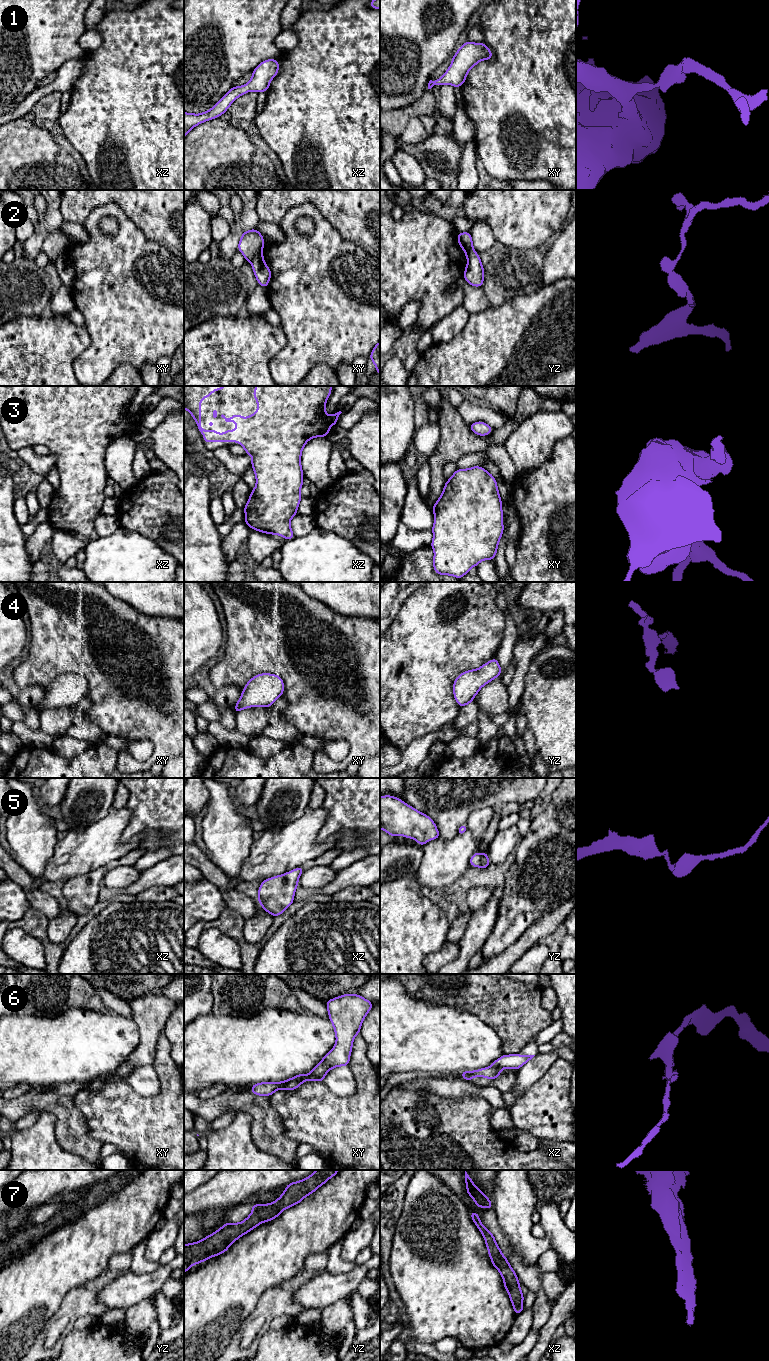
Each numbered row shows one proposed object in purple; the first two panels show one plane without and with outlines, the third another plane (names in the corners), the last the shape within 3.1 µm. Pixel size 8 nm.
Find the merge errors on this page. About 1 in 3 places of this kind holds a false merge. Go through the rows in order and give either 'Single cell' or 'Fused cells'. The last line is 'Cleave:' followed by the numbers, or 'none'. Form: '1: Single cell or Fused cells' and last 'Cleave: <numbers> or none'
1: Single cell
2: Fused cells
3: Single cell
4: Single cell
5: Single cell
6: Fused cells
7: Single cell
Cleave: 2, 6

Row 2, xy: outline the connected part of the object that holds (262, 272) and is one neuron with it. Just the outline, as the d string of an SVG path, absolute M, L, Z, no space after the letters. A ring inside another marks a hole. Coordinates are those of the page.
M259 252L257 256L251 261L251 265L258 284L266 289L272 274L270 268L264 261L262 252Z

